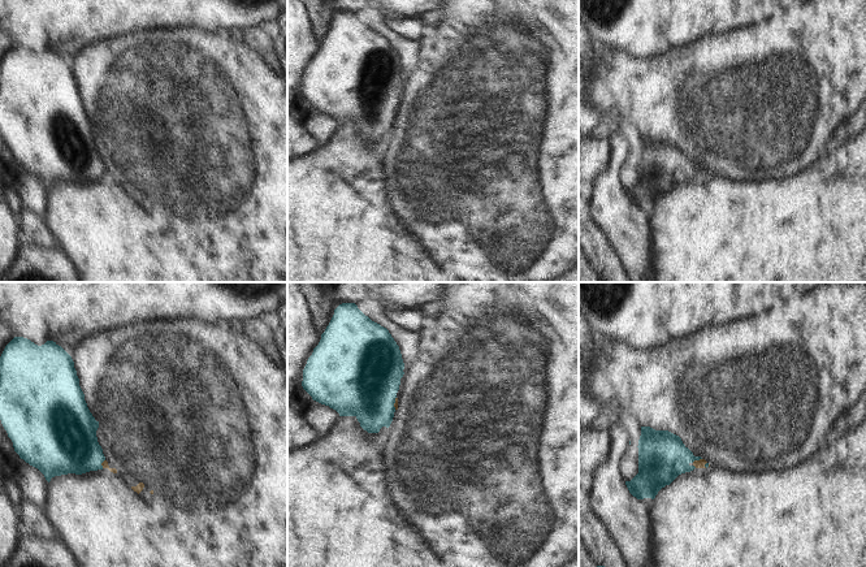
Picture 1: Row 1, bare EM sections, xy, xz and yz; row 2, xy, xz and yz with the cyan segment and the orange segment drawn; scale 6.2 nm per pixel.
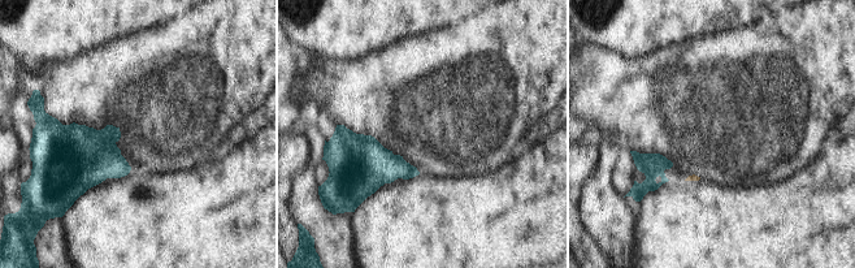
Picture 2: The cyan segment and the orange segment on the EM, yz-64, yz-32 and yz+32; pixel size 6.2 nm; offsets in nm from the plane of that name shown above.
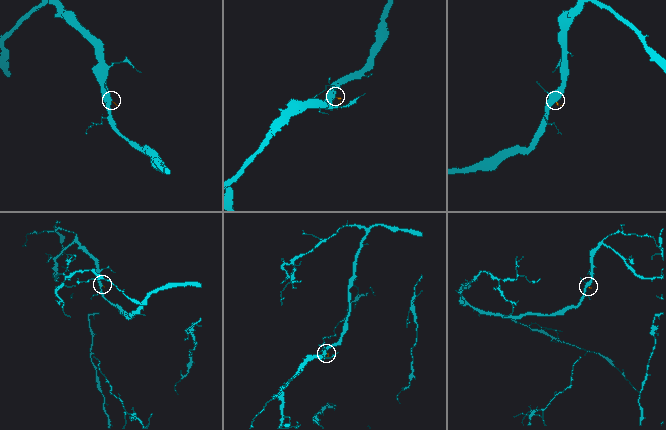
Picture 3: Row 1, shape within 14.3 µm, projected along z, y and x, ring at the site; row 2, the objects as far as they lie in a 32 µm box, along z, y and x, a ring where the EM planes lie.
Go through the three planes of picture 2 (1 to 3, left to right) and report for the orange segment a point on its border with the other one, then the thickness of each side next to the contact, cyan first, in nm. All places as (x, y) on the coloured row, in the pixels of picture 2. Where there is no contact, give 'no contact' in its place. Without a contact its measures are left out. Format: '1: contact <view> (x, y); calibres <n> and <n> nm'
1: no contact
2: no contact
3: no contact

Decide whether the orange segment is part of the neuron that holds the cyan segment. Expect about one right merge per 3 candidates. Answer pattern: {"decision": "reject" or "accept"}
{"decision": "reject"}

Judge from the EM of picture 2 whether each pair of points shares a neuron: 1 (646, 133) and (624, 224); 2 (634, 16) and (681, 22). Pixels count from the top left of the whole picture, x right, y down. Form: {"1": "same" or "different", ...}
{"1": "different", "2": "same"}

